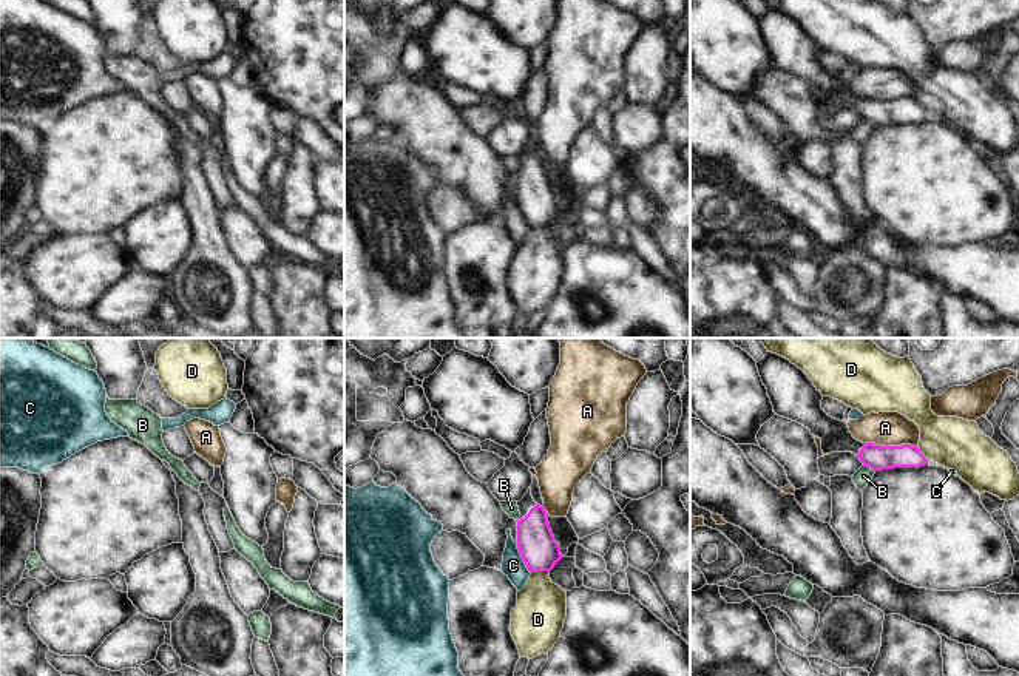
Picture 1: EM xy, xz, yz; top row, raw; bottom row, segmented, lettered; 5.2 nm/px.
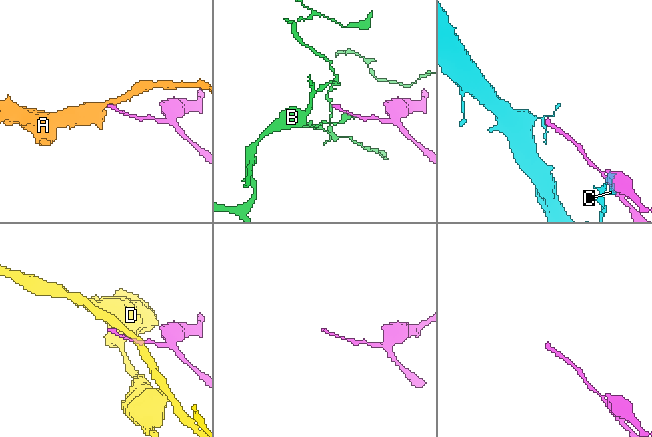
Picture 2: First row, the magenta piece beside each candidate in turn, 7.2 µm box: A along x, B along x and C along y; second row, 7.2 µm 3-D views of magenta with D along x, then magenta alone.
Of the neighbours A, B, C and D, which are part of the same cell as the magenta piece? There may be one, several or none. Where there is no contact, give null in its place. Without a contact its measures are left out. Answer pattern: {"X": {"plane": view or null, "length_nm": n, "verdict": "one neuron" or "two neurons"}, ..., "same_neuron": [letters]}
{"A": {"plane": "yz", "length_nm": 280, "verdict": "two neurons"}, "B": {"plane": "yz", "length_nm": 80, "verdict": "two neurons"}, "C": {"plane": "xz", "length_nm": 180, "verdict": "two neurons"}, "D": {"plane": "xz", "length_nm": 100, "verdict": "two neurons"}, "same_neuron": []}

